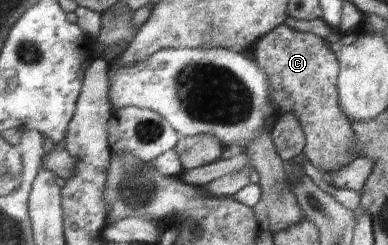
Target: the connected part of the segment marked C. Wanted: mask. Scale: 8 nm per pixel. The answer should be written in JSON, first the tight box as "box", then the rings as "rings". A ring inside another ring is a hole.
{"box":[250,24,355,173],"rings":[[[284,24],[263,36],[250,50],[258,68],[264,70],[270,80],[276,110],[279,114],[290,112],[300,121],[306,137],[302,153],[314,168],[330,173],[348,164],[352,160],[355,132],[336,102],[339,62],[334,52],[324,46],[319,36],[298,32]]]}

